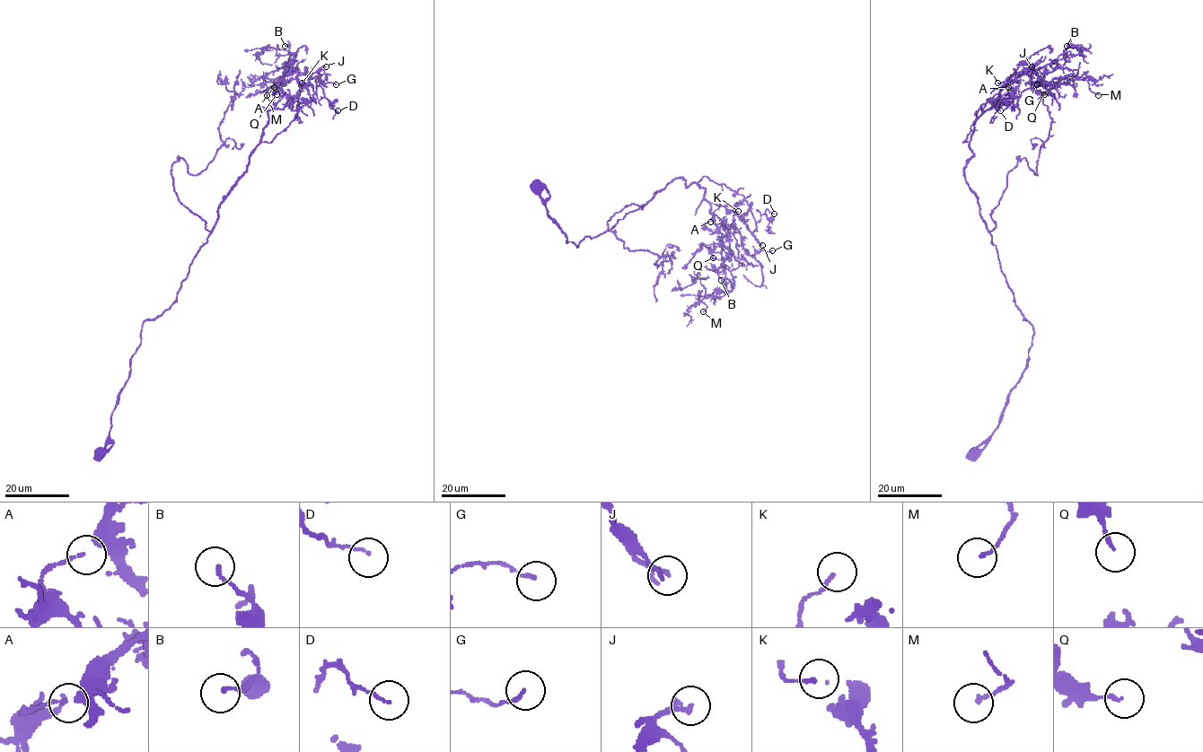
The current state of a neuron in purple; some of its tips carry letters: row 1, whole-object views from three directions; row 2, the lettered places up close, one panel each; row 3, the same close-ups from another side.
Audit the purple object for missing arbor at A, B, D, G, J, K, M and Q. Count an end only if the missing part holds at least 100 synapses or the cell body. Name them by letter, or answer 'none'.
none

